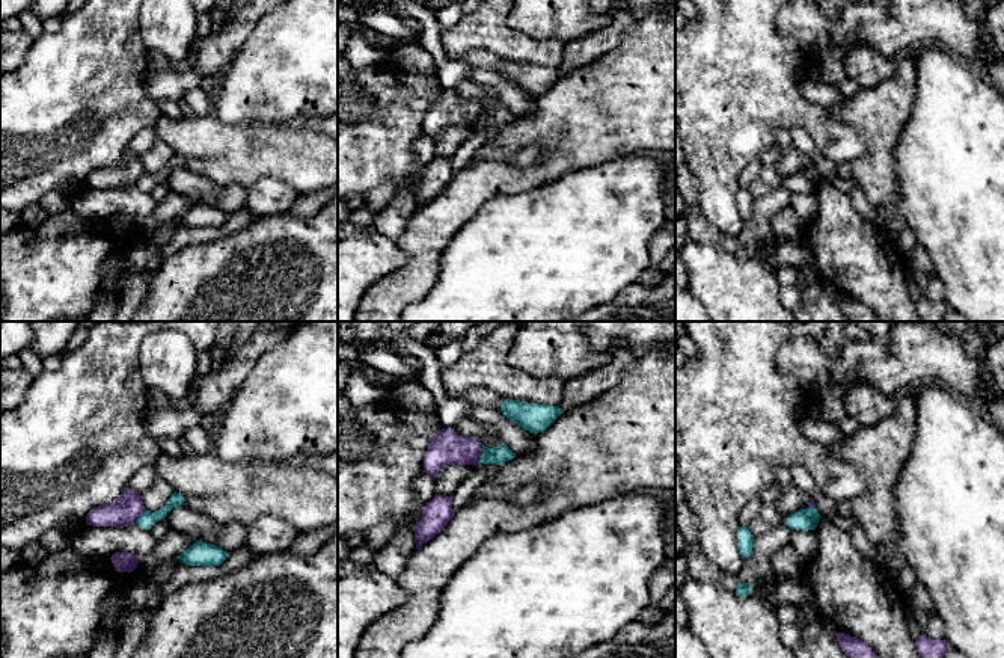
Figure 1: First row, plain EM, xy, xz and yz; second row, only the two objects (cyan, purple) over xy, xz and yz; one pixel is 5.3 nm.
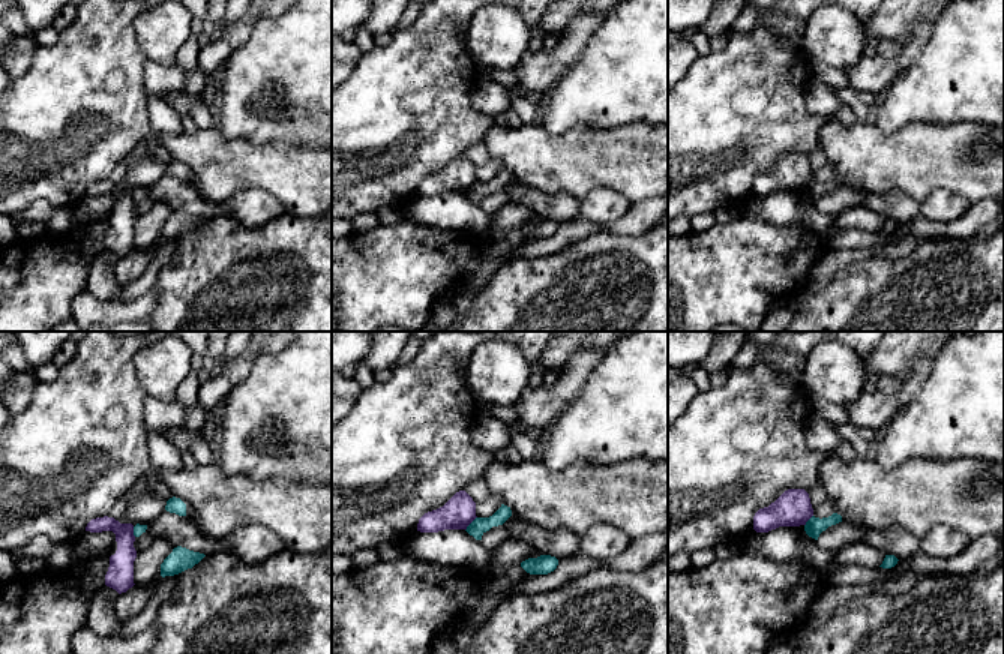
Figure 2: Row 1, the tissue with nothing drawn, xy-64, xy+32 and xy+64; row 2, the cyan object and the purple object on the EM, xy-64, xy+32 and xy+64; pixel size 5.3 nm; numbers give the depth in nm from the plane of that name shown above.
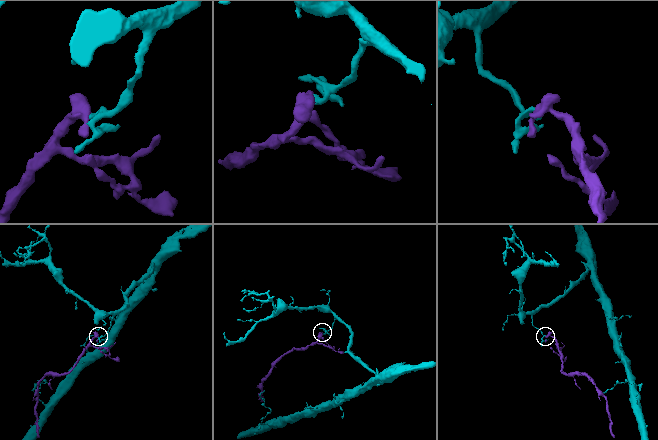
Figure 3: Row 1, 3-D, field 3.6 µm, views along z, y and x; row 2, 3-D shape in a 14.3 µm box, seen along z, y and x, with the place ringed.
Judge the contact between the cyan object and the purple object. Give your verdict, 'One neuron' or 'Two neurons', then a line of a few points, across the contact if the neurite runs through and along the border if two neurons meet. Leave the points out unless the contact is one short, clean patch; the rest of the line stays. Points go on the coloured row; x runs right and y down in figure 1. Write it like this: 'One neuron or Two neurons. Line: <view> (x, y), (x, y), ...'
Two neurons. Line: xz (483, 444), (478, 462)

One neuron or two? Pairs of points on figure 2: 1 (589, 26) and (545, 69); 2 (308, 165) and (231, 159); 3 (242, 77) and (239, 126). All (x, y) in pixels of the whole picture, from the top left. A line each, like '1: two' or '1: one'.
1: one
2: one
3: one

